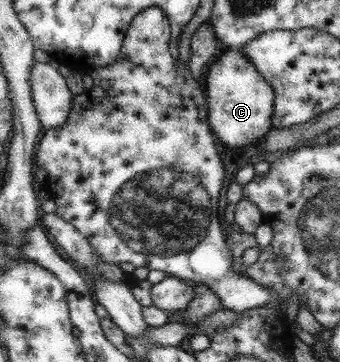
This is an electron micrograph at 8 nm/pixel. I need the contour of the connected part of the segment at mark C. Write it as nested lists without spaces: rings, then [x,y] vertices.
[[[228,48],[216,62],[209,65],[204,86],[208,111],[206,122],[213,135],[229,147],[229,152],[235,152],[235,147],[256,144],[272,128],[272,87],[238,48]]]

